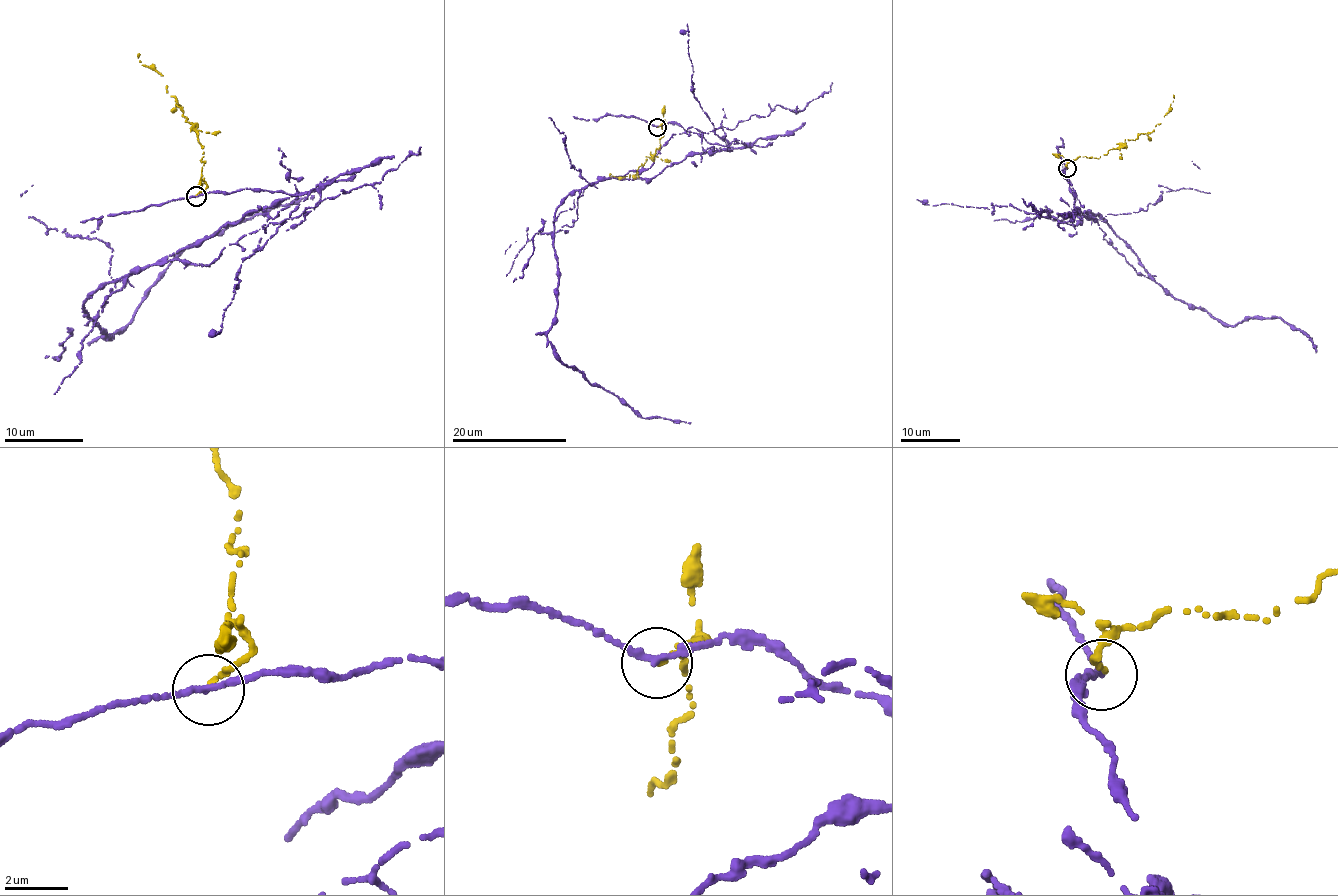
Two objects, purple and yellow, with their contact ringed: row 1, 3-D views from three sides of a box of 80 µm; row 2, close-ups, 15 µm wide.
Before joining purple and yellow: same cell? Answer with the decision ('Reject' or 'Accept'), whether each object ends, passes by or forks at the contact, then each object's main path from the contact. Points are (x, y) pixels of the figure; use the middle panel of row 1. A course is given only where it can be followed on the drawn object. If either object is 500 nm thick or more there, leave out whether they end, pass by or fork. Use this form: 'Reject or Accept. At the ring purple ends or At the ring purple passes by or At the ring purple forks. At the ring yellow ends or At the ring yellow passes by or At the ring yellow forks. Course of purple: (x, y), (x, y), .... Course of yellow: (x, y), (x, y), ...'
Reject. At the ring purple passes by. At the ring yellow ends. Course of purple: (656, 127), (729, 147), (568, 195), (555, 213), (547, 338), (561, 364), (641, 418), (691, 423). Course of yellow: (656, 127), (666, 123), (661, 124), (660, 147), (655, 155), (646, 156), (634, 175), (610, 177), (610, 173)

